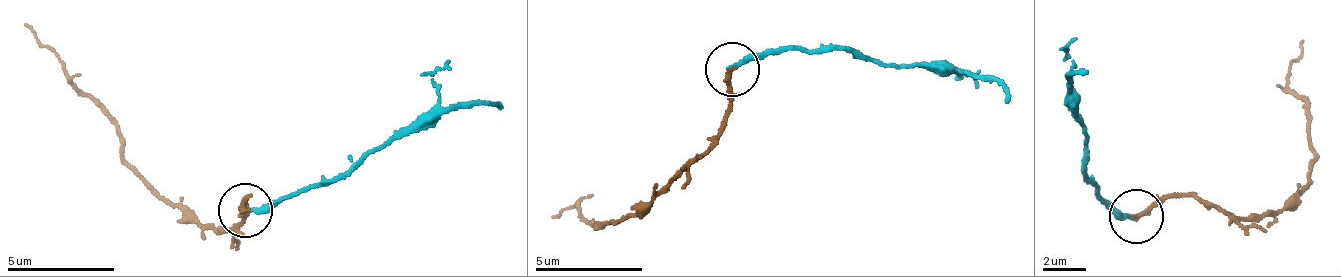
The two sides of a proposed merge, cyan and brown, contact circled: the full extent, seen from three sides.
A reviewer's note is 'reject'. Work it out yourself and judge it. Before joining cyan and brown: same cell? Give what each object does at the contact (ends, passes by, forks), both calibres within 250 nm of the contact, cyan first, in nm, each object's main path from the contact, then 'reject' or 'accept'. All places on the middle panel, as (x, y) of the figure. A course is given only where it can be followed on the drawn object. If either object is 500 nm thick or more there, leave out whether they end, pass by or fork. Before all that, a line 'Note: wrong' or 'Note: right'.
Note: wrong
cyan ends; brown ends; calibres 200 and 220 nm; course cyan (733, 67), (764, 60), (782, 50), (842, 49), (883, 63), (953, 65), (994, 81), (1009, 101); course brown (733, 67), (729, 104), (717, 140), (668, 178), (635, 212), (600, 226), (598, 230), (578, 205), (550, 216); accept

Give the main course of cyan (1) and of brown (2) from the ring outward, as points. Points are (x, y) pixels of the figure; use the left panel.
1: (246, 211), (275, 208), (287, 195), (344, 180), (378, 149), (439, 118), (480, 103), (502, 106)
2: (246, 211), (245, 197), (247, 210), (212, 231), (179, 212), (128, 162), (111, 120), (63, 62), (22, 22)

